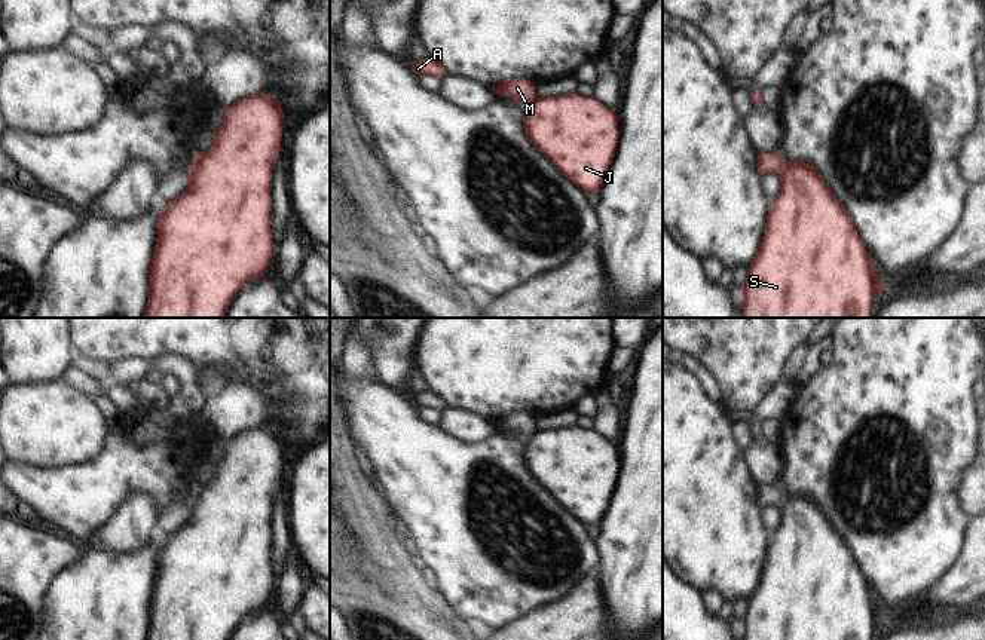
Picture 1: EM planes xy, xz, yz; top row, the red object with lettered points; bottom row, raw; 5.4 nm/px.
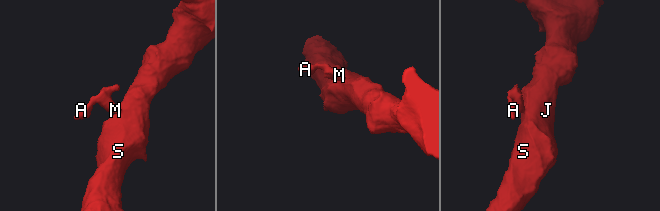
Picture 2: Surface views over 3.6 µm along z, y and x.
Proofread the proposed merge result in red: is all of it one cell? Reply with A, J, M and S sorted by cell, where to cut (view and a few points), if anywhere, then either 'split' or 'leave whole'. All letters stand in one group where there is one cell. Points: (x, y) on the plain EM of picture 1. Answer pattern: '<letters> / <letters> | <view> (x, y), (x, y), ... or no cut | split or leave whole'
A M / J S | yz (783, 492), (782, 501), (777, 505) | split

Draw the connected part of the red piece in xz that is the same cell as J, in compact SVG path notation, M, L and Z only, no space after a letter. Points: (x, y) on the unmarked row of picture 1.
M536 429L523 438L527 472L569 514L597 526L618 478L617 445L594 429Z

